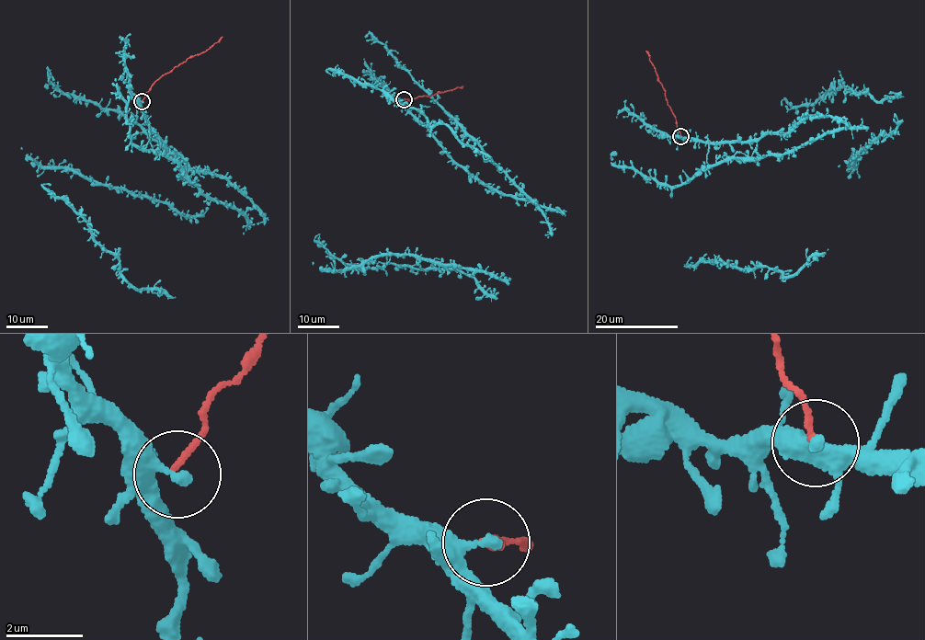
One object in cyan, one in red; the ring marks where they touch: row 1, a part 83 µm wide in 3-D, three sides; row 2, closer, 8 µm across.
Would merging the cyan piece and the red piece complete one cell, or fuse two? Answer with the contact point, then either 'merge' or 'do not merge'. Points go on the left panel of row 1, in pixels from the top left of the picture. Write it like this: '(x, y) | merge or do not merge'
(142, 101) | do not merge

